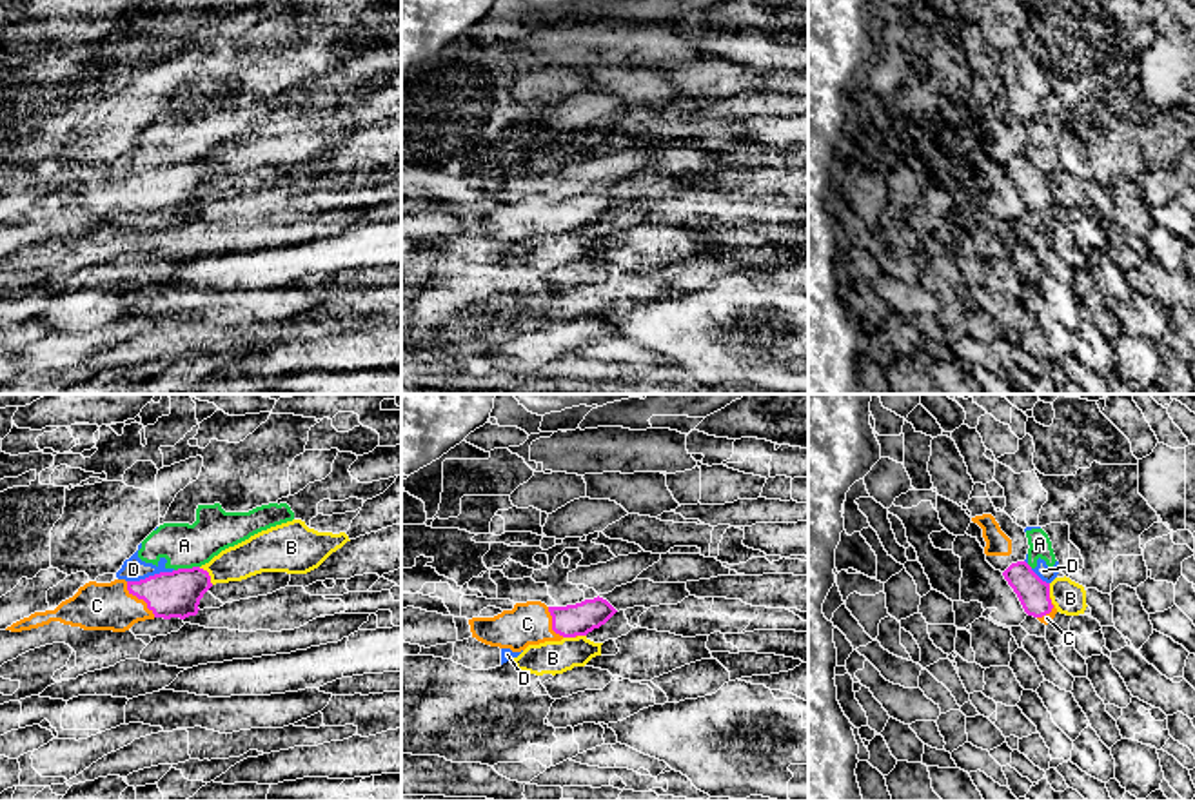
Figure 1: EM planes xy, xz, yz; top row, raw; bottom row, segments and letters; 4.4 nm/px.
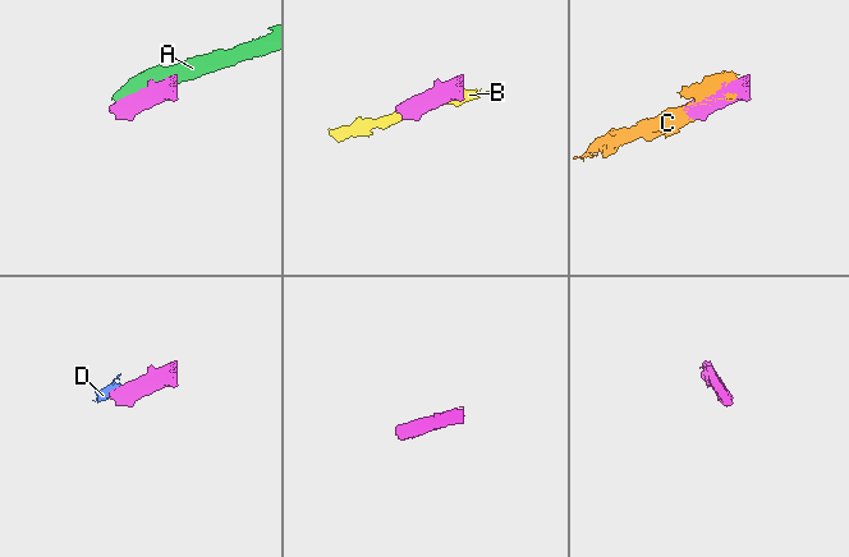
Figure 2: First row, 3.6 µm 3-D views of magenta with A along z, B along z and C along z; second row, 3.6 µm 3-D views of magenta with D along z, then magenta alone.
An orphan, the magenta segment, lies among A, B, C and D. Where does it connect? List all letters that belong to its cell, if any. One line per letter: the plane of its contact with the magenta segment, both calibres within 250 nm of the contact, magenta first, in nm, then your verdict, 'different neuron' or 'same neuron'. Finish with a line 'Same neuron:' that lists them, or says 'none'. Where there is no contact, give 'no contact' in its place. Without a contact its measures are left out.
A: xy | 200/200 nm | different neuron
B: xy | 200/160 nm | different neuron
C: xy | 200/200 nm | same neuron
D: xy | 200/110 nm | different neuron
Same neuron: C

